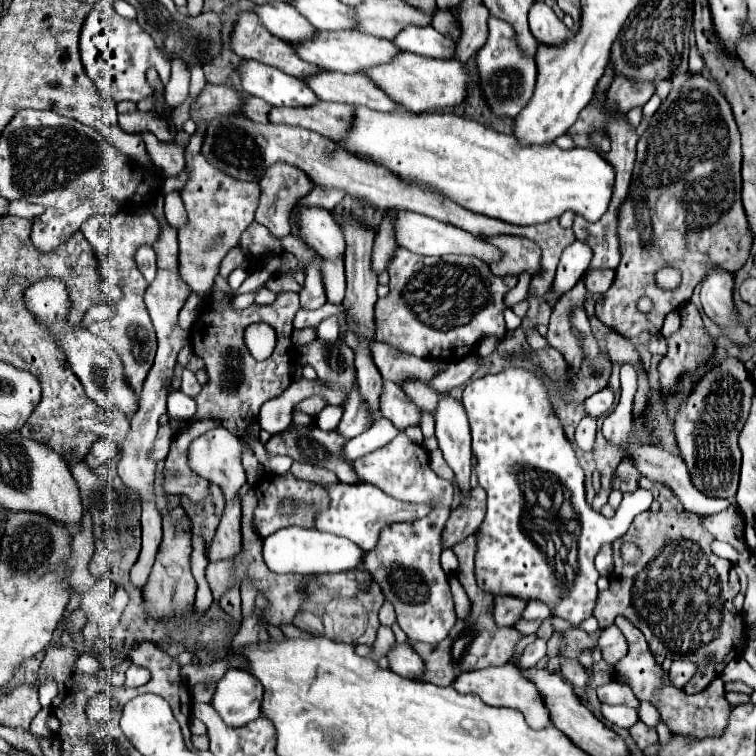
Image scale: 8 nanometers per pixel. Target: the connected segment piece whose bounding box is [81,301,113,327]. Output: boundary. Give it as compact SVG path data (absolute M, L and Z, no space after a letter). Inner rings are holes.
M105 301L103 305L95 305L95 307L91 307L91 311L87 311L81 327L87 327L87 323L93 319L99 321L99 319L109 319L109 317L113 317L113 305L111 305L111 301Z

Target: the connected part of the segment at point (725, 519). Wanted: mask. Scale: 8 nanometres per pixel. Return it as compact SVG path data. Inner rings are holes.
M729 507L717 515L699 515L701 519L701 525L719 541L727 541L731 543L739 553L743 553L747 549L747 545L743 541L739 541L733 533L733 527L737 523L741 523L741 513L737 507Z

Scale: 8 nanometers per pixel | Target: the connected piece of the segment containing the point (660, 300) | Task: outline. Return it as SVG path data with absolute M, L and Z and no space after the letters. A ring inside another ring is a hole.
M691 75L679 91L669 93L667 101L653 115L649 127L639 137L631 189L619 209L619 239L623 257L617 267L615 283L597 301L595 315L599 317L599 321L603 321L603 325L627 338L637 337L643 331L661 329L665 315L679 309L679 305L691 299L695 285L705 275L703 265L719 265L735 273L747 261L753 235L749 235L749 223L745 219L745 209L741 207L741 131L733 119L731 105L721 95L719 87L705 75ZM669 229L681 229L687 239L687 255L677 261L677 267L683 271L683 283L675 291L663 291L659 287L653 287L653 275L665 263L659 247L655 245L655 231L659 235ZM643 295L651 297L655 305L653 311L647 315L637 311L637 301Z

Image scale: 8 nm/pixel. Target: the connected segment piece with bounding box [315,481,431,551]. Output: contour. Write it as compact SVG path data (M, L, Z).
M333 483L325 487L329 495L329 507L321 509L315 513L315 527L339 537L345 537L359 545L363 551L371 551L377 545L379 531L397 521L417 521L429 515L431 505L415 505L415 503L405 503L399 499L393 499L391 495L383 493L375 485L369 483Z

